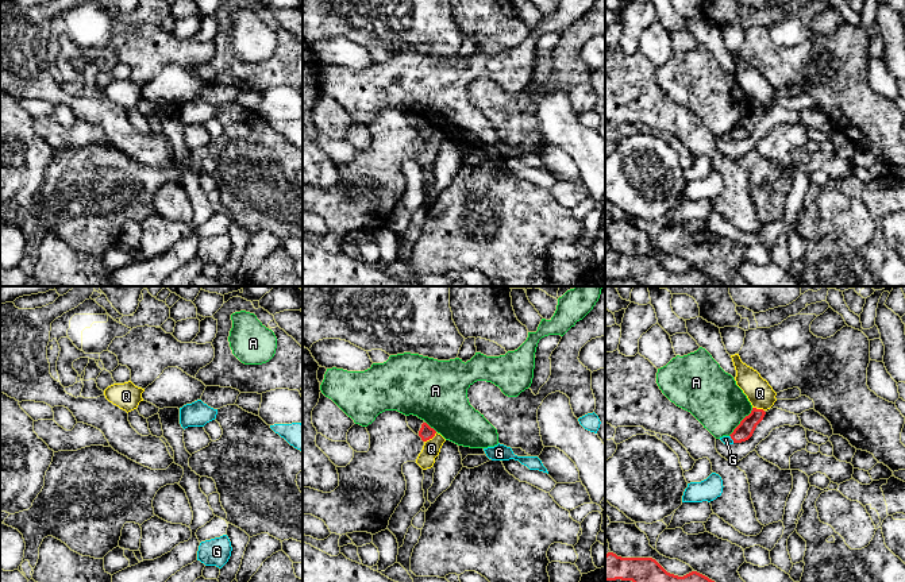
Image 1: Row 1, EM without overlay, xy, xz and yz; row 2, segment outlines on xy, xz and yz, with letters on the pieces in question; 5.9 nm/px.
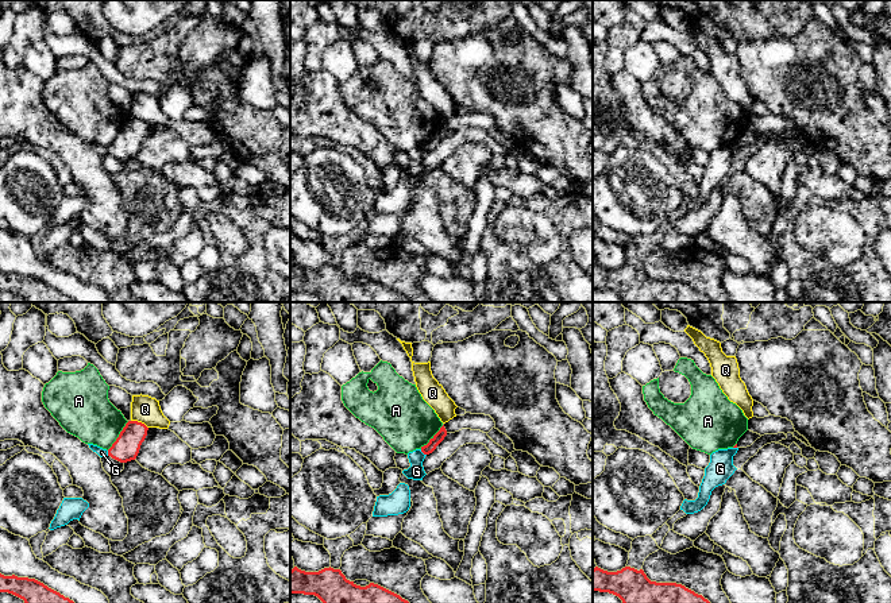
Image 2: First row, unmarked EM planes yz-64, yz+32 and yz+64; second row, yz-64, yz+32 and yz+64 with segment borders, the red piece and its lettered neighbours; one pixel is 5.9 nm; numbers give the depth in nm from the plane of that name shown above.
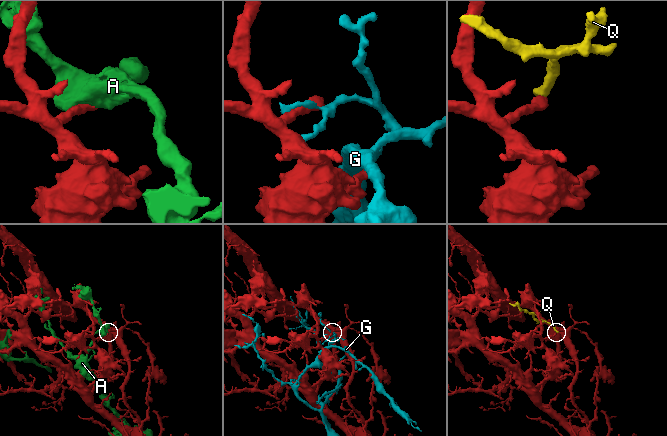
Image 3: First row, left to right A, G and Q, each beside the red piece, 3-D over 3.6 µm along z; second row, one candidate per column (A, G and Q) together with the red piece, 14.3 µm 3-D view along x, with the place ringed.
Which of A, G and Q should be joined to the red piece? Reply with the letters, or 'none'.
none

